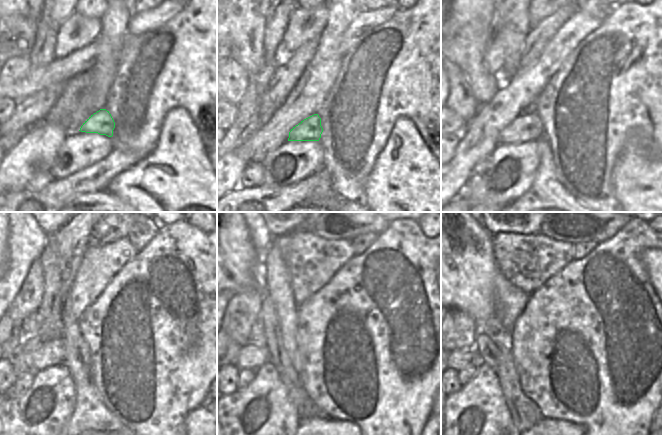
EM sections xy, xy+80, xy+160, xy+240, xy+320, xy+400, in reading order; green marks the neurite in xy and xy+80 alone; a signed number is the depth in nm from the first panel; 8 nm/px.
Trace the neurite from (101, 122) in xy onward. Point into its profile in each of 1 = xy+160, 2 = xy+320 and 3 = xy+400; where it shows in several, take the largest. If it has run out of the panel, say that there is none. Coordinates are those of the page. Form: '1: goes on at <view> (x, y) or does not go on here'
1: goes on at xy+160 (525, 127)
2: goes on at xy+320 (250, 356)
3: goes on at xy+400 (462, 358)

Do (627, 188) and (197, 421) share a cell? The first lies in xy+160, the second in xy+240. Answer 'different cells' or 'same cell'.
same cell

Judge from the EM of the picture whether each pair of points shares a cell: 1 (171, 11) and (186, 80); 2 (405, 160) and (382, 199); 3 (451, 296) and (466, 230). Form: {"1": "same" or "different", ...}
{"1": "different", "2": "same", "3": "same"}

